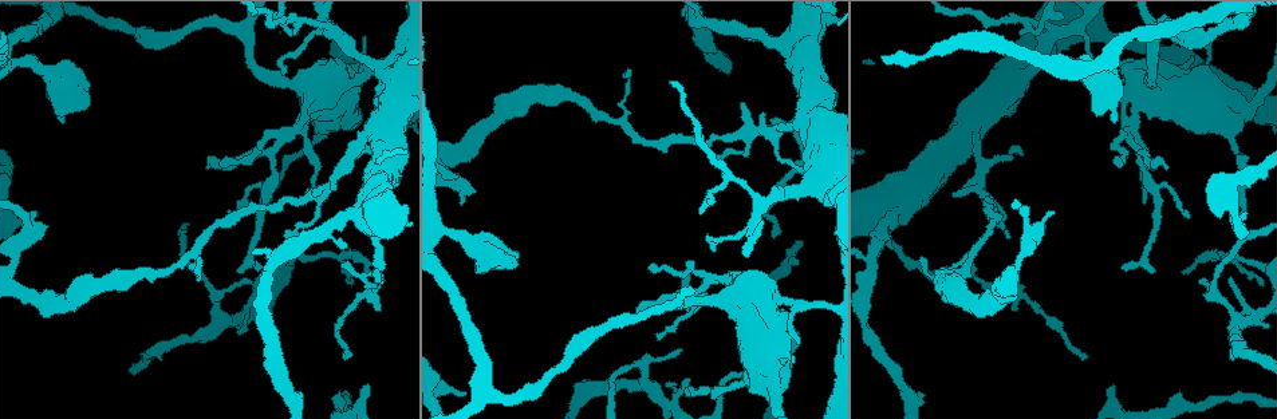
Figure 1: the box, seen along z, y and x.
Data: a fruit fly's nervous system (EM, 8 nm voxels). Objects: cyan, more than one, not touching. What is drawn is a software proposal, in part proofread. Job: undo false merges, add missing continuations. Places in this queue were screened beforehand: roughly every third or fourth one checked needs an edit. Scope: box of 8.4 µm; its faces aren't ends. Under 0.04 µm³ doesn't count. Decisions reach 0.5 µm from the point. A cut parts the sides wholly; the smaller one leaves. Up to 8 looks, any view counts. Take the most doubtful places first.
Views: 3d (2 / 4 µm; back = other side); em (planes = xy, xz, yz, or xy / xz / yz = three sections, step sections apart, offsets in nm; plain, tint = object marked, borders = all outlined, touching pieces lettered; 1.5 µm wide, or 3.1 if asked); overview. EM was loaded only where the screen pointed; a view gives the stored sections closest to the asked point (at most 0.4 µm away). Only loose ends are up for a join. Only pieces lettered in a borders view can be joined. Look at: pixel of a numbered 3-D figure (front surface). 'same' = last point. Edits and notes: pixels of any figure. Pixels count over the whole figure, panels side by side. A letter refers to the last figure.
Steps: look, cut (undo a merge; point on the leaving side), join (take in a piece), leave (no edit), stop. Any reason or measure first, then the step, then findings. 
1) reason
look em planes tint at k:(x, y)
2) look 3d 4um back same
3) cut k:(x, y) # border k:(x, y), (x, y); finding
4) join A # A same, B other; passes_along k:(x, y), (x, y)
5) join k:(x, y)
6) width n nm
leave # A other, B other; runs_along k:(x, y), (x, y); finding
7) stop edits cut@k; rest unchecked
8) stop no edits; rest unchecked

free end
look em planes borders at 1:(1244, 214)

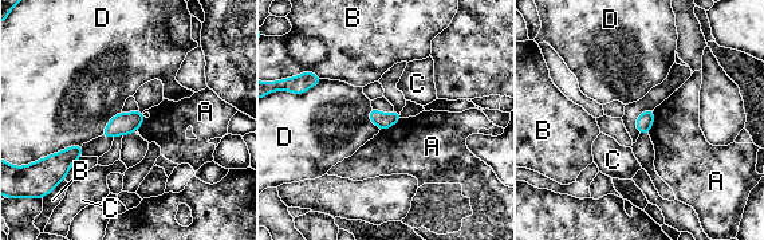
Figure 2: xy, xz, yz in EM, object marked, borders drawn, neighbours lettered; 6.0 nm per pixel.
width 100 nm
leave # A other, B other, C other, D other; border 2:(654, 110), (654, 122), (648, 133); none of them fits

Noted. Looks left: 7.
look 3d 4um at 1:(650, 387)

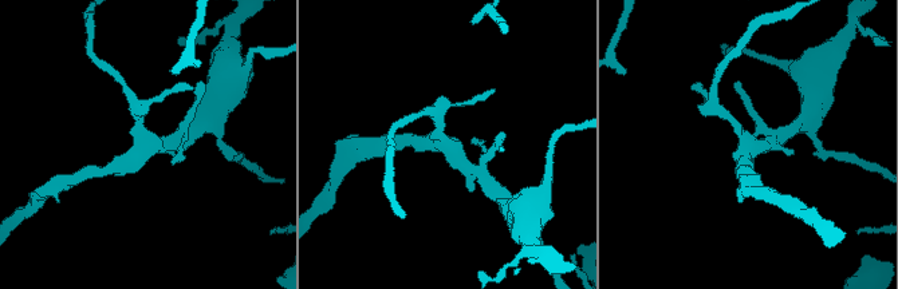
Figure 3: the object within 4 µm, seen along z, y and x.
arms 3
look em yz step 8 tint at 3:(147, 147)

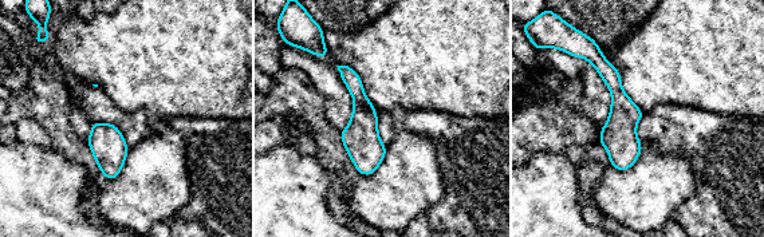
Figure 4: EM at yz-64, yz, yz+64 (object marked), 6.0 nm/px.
look em planes borders same

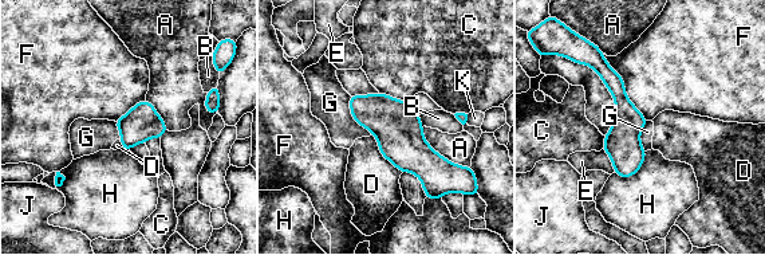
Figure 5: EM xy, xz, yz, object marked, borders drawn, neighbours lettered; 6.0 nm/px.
longest_contact F 480 nm
leave # A other, B other, C other, D other, E other, F other, G other, H other, J other, K other; continuous, no second neuron

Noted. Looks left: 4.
three arms meet
look em planes tint at 1:(971, 126)

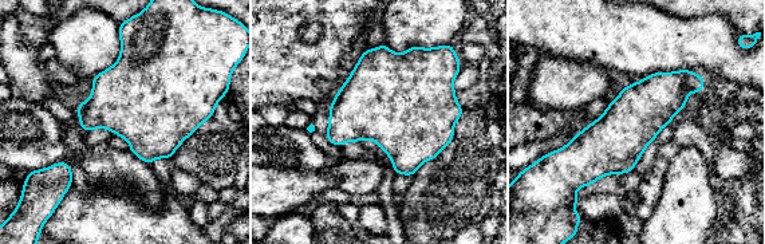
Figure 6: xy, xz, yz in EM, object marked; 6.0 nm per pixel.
look em planes borders same

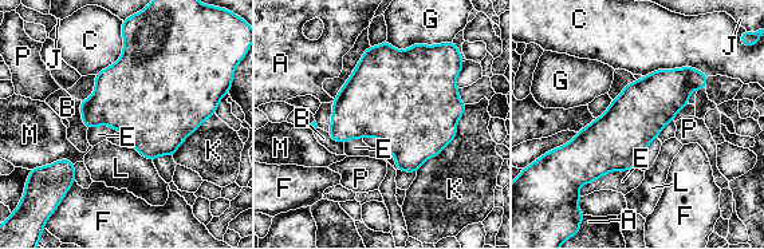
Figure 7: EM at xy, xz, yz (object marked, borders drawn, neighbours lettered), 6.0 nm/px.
leave # A other, B other, C other, E other, F other, G other, J other, K other, L other, M other, P other; border 7:(635, 168), (607, 172), (578, 188); all the same neuron

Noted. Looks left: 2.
stop no edits; rest unchecked

